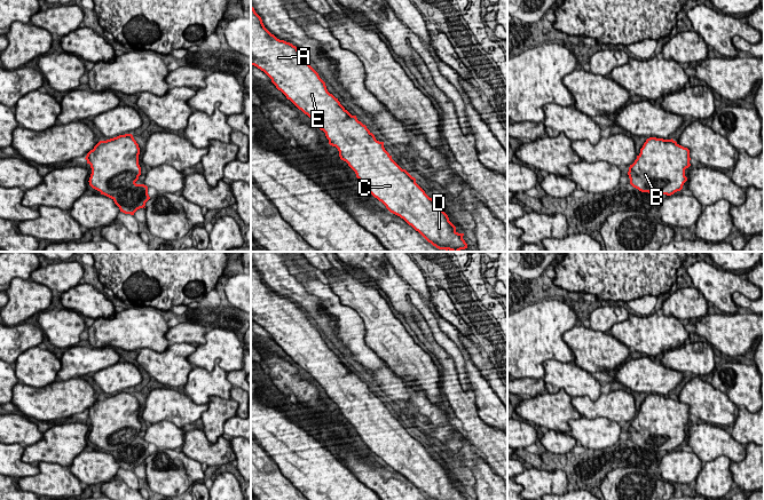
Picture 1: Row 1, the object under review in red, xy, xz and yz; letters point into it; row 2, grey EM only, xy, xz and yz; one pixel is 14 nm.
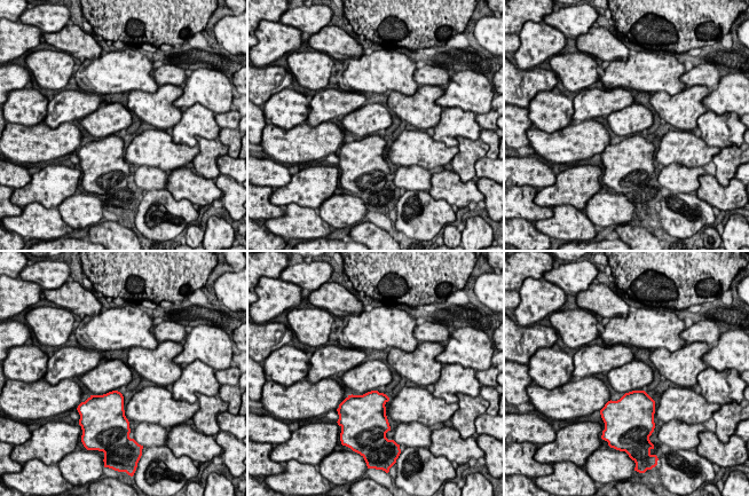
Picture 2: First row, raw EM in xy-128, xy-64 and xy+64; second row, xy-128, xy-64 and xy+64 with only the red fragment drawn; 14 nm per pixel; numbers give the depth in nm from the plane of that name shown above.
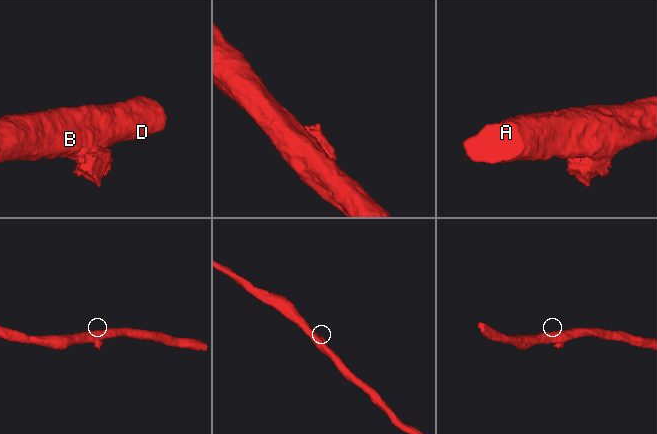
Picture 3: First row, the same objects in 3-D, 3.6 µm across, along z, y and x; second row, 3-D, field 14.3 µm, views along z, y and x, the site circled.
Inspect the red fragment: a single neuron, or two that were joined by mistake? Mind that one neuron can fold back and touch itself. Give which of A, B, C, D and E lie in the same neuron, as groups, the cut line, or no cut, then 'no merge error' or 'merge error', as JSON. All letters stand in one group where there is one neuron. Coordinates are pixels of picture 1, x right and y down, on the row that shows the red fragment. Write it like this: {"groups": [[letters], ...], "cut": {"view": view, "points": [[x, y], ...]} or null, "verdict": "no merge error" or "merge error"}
{"groups": [["A", "B", "C", "D", "E"]], "cut": null, "verdict": "no merge error"}

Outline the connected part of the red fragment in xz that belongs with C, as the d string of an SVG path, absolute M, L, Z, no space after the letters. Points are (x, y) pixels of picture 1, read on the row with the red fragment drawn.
M251 5L251 65L263 71L271 82L281 90L288 100L290 100L299 110L307 114L317 127L325 133L329 144L336 146L339 151L341 160L355 172L361 184L381 201L386 208L403 219L409 225L418 231L428 243L439 249L459 252L467 248L467 244L463 239L464 233L458 233L456 227L449 221L448 215L443 212L439 204L430 198L425 191L416 183L405 169L402 169L385 150L384 142L376 140L375 135L357 120L356 116L352 116L326 89L325 82L320 78L318 73L309 65L308 59L300 50L290 42L277 39L263 25L261 17L255 13Z

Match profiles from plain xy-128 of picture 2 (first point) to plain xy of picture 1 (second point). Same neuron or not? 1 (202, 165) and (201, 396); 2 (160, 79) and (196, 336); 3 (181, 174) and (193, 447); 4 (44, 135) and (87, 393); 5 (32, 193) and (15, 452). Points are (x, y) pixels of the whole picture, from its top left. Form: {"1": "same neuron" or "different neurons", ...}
{"1": "different neurons", "2": "same neuron", "3": "same neuron", "4": "same neuron", "5": "different neurons"}

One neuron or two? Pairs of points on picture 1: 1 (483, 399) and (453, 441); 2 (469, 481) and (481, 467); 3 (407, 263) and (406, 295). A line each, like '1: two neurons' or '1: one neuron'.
1: two neurons
2: two neurons
3: two neurons

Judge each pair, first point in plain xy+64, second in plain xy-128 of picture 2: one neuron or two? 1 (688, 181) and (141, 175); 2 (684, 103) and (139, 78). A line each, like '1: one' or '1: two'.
1: one
2: two

